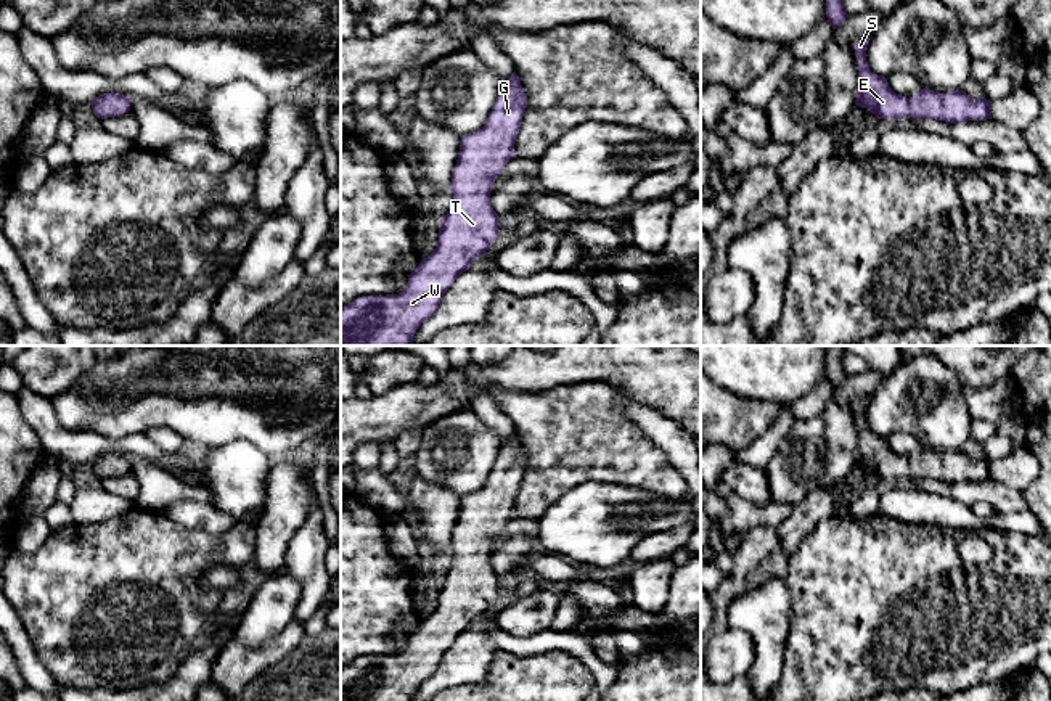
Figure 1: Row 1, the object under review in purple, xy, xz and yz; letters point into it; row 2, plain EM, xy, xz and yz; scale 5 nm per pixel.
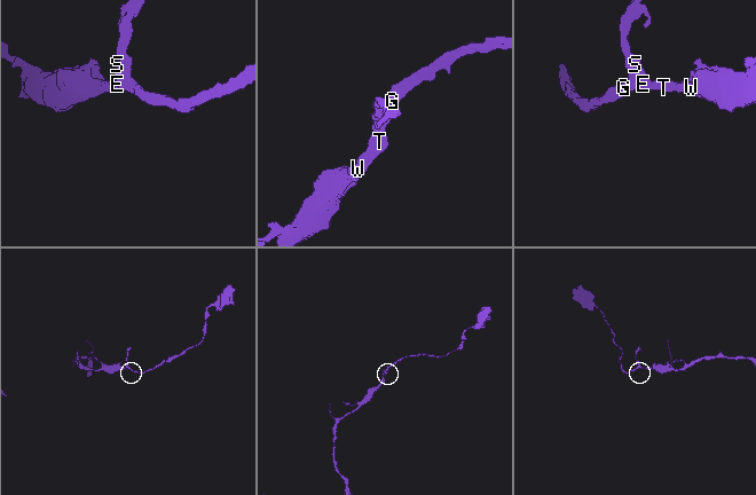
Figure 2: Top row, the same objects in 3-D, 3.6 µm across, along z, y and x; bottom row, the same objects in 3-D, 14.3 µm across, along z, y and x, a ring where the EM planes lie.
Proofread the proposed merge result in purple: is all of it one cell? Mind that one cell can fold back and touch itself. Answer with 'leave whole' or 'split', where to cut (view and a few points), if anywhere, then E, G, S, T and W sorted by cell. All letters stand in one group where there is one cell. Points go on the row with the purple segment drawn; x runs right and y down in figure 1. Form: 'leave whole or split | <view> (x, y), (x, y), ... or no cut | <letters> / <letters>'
leave whole | no cut | E G S T W

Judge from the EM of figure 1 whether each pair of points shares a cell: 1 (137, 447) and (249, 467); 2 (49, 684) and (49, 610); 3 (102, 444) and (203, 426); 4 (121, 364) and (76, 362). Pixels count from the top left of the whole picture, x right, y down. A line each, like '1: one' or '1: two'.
1: two
2: two
3: two
4: two

